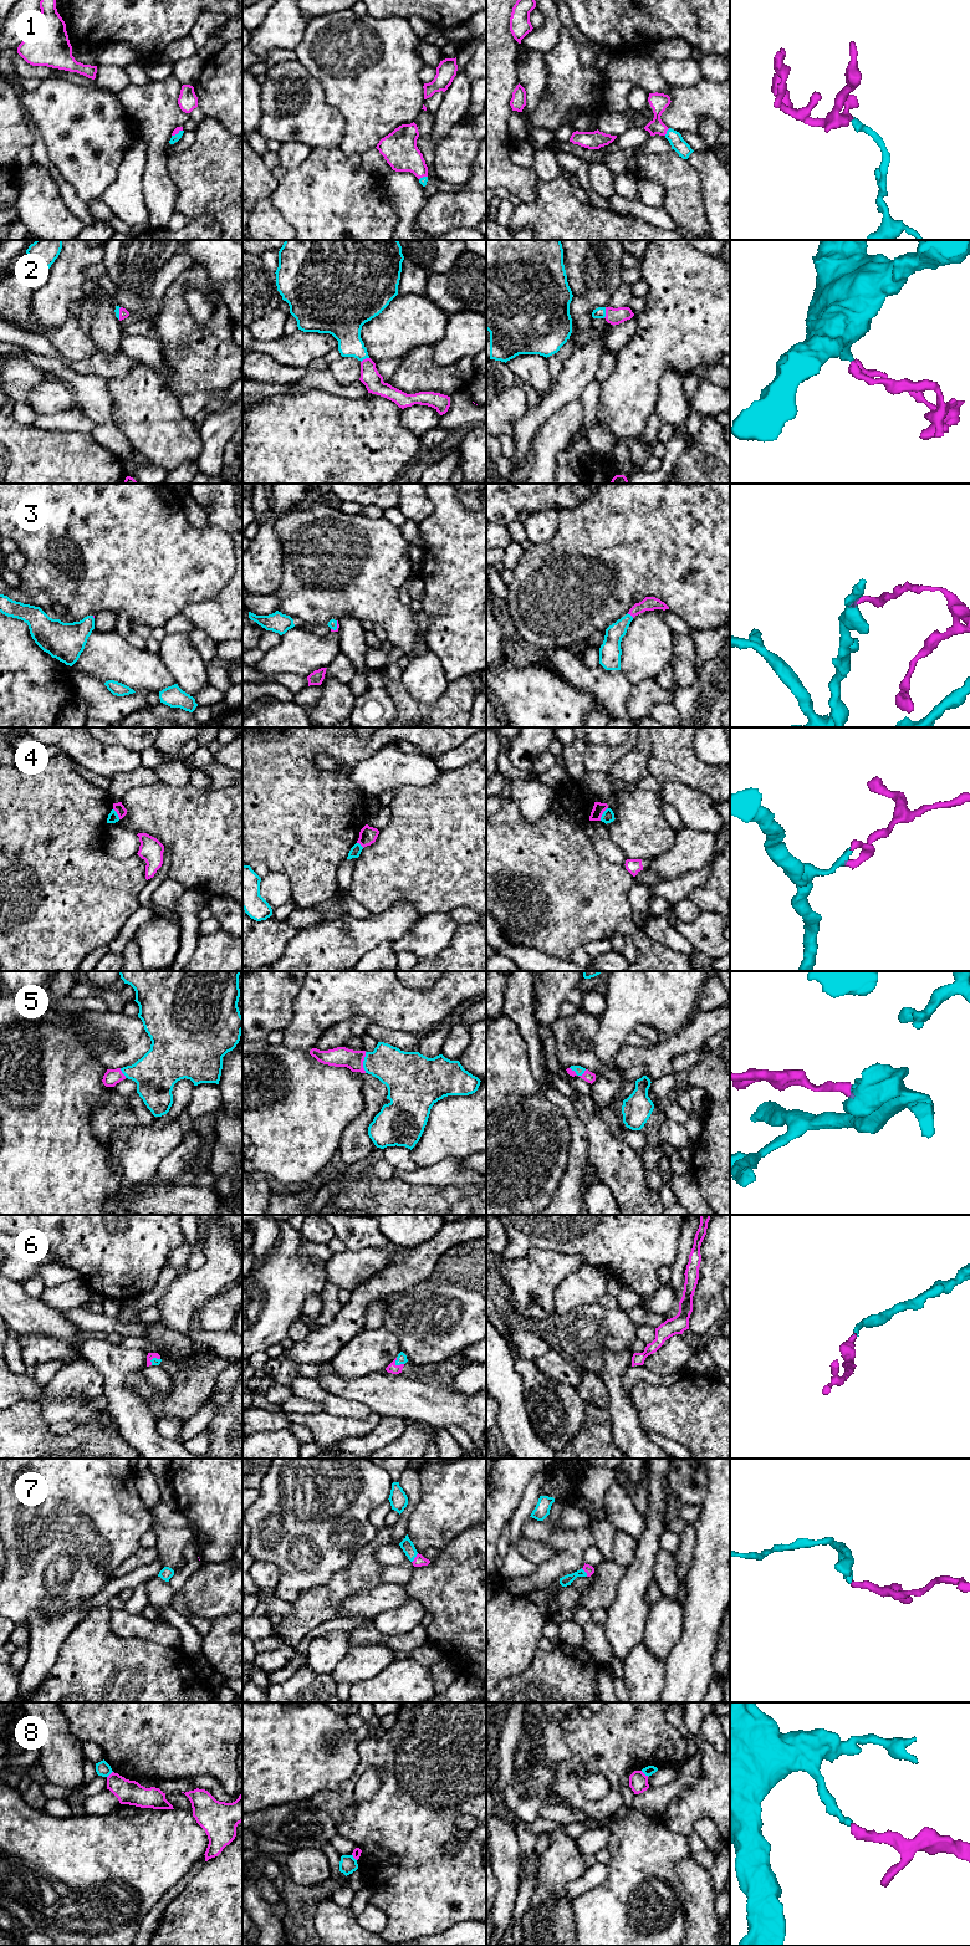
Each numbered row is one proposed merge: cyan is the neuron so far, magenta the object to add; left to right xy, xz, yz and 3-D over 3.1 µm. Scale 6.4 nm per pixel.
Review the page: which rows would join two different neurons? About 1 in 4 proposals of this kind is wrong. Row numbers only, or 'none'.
4, 8

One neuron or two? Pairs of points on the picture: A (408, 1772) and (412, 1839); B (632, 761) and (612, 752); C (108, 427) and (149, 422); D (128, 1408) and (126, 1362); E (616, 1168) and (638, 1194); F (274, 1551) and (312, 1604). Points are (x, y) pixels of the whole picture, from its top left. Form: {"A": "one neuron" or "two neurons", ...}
{"A": "one neuron", "B": "two neurons", "C": "two neurons", "D": "one neuron", "E": "one neuron", "F": "two neurons"}

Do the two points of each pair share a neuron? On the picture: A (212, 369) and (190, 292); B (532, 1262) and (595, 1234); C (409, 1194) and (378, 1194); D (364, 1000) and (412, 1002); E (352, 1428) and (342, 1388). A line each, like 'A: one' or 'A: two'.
A: two
B: two
C: one
D: one
E: two

